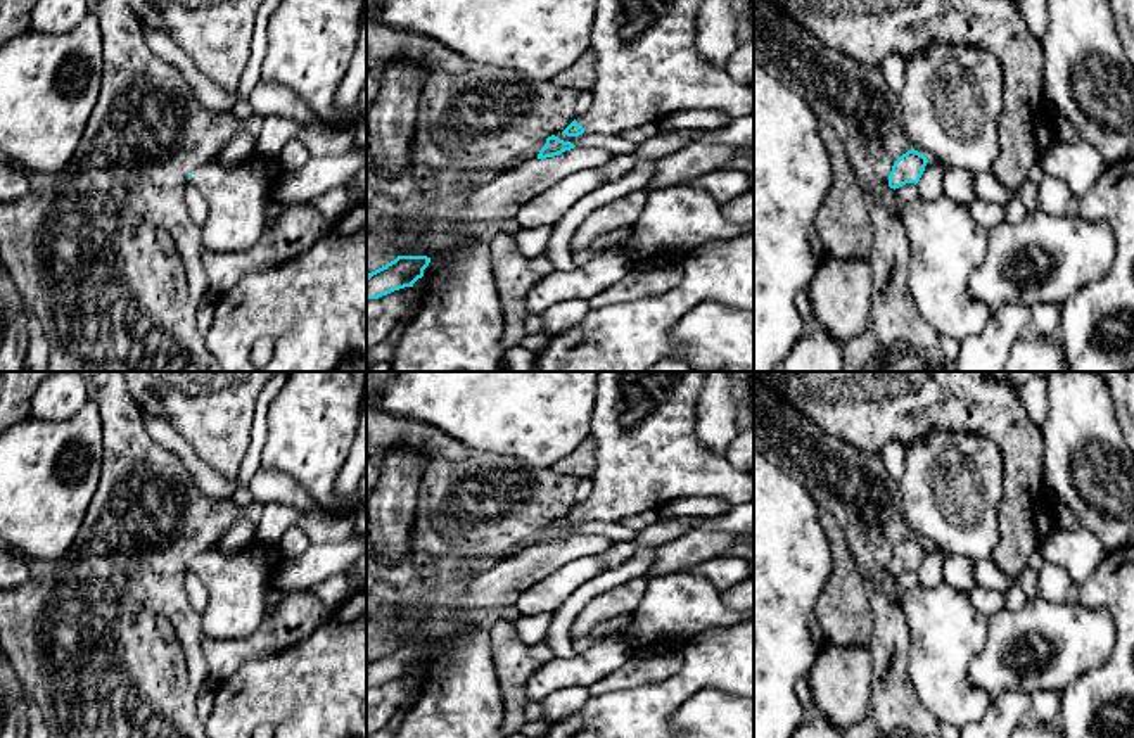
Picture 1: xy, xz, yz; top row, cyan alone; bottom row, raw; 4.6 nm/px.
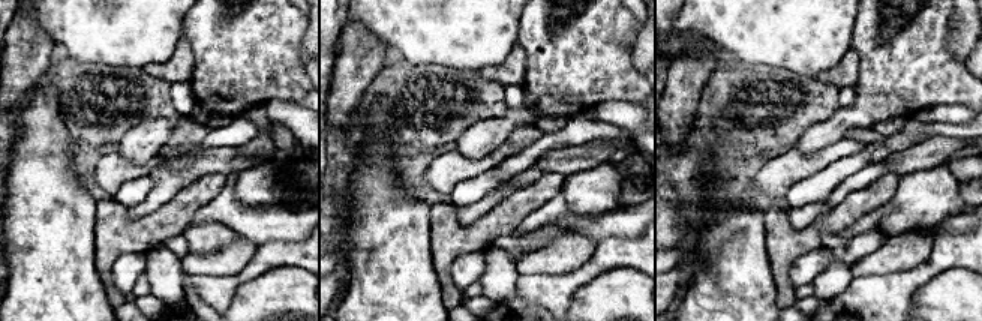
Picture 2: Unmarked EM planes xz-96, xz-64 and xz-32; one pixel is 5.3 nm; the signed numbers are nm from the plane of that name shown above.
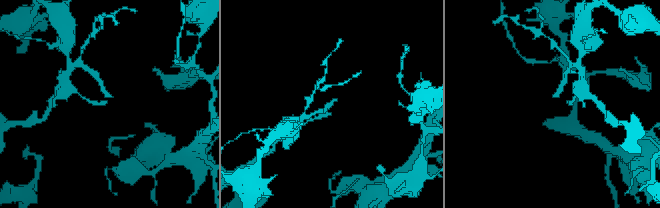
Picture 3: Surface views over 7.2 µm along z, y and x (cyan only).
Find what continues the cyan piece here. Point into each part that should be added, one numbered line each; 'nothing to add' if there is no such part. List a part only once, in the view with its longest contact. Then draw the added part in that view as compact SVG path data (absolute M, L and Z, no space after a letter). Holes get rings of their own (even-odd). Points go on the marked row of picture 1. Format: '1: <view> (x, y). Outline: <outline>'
1: xz (647, 63). Outline: M596 0L589 48L596 52L593 104L579 118L584 133L621 135L688 109L721 109L735 118L754 111L754 86L735 81L697 50L704 0Z

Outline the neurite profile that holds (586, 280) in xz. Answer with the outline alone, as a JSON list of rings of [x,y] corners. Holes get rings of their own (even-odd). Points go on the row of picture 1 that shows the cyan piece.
[[[605,249],[572,271],[555,270],[527,292],[524,304],[527,315],[541,315],[546,308],[565,299],[591,299],[612,283],[619,282],[631,268],[633,261],[622,249]]]

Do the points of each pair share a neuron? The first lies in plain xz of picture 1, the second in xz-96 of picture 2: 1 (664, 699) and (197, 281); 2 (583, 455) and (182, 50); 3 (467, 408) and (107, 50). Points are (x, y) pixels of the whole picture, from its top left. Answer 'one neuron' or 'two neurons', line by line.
1: one neuron
2: one neuron
3: one neuron

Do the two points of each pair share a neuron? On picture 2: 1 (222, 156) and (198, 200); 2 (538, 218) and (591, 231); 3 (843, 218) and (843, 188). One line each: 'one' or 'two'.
1: two
2: one
3: two

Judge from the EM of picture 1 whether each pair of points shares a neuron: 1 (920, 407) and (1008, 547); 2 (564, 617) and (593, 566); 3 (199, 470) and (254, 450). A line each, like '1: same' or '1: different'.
1: same
2: different
3: different

